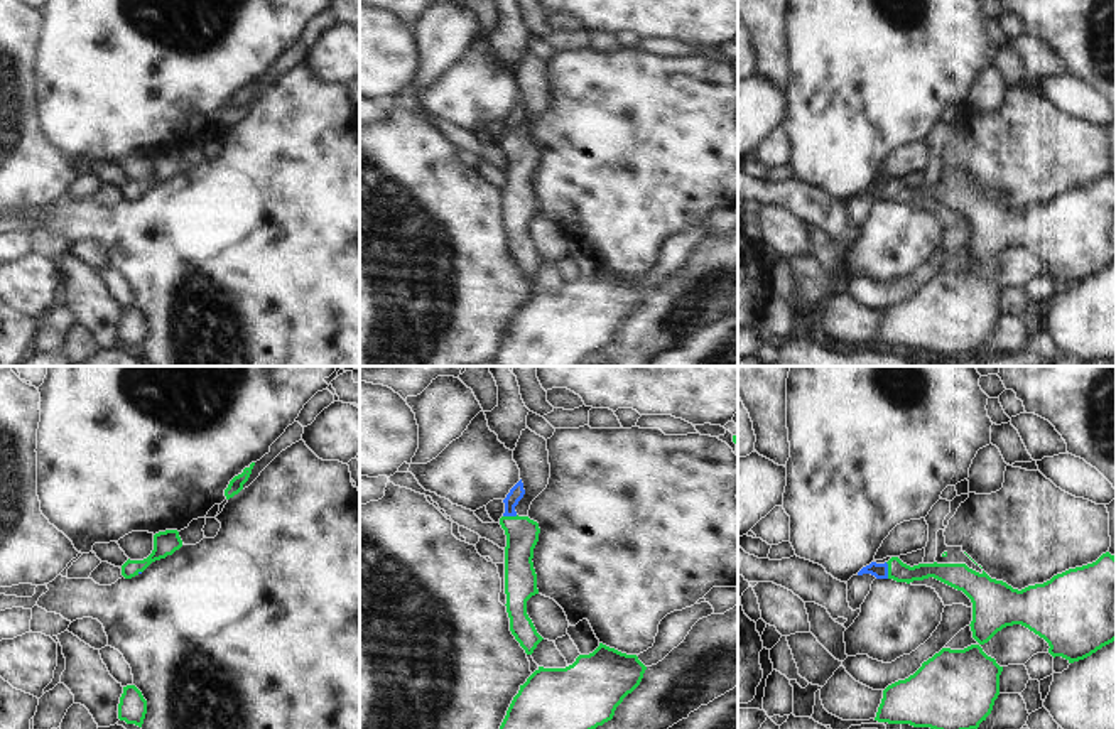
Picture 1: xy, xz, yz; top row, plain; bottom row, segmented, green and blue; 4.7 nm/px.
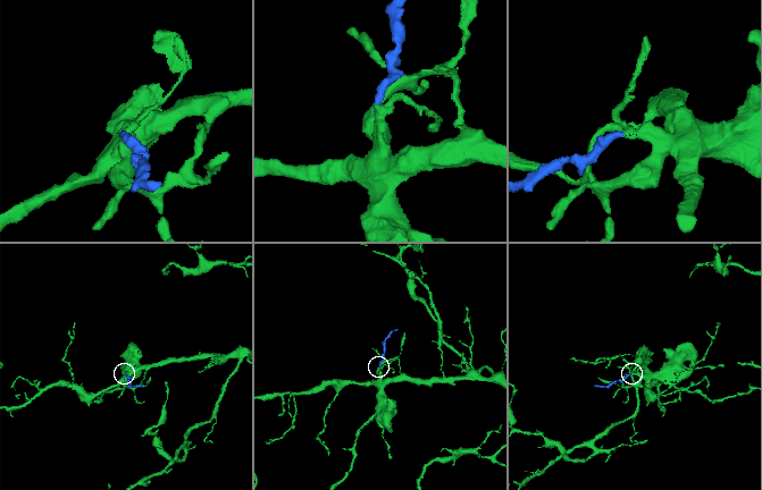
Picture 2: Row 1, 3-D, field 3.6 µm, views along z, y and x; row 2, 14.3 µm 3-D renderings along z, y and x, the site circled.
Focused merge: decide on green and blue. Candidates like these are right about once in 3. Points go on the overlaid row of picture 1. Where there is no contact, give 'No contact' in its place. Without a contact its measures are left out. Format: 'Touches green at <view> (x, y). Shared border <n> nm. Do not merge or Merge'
Touches green at yz (888, 571). Shared border 80 nm. Merge.

